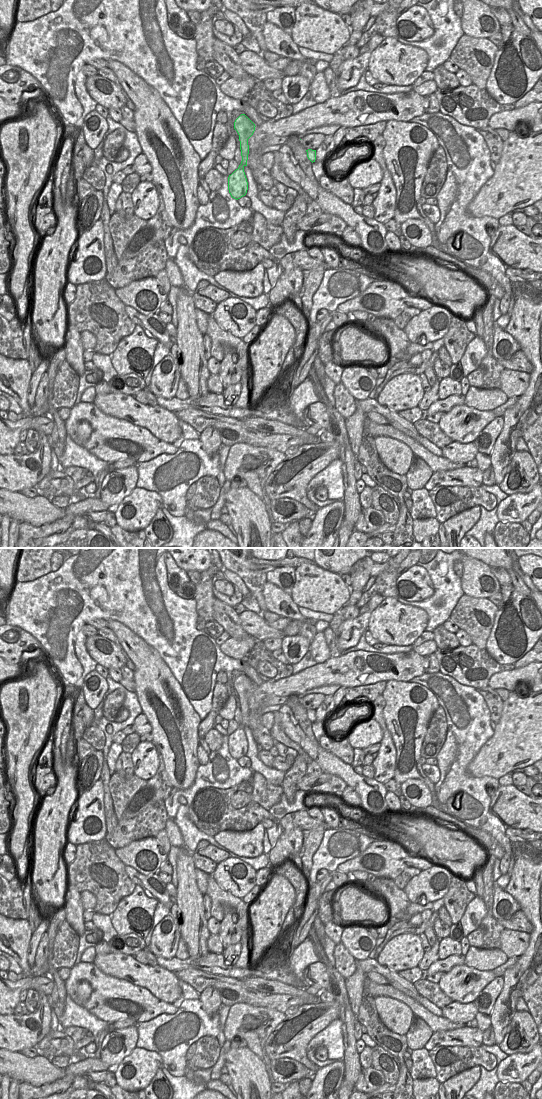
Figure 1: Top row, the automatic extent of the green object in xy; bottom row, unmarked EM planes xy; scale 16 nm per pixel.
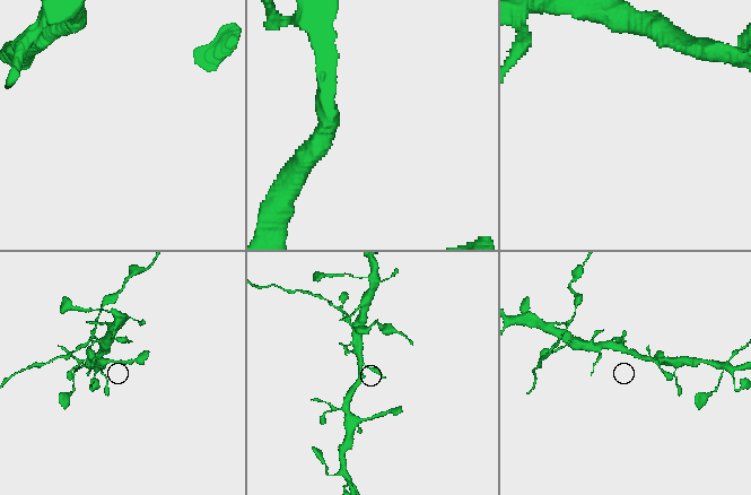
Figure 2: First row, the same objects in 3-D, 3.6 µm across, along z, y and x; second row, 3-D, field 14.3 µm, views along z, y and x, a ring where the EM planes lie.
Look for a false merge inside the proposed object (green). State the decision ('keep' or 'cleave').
keep

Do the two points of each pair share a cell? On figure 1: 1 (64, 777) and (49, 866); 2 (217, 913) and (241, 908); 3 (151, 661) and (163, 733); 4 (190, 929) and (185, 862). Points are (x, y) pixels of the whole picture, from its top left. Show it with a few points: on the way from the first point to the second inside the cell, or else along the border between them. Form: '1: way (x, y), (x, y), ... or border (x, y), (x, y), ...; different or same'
1: way (62, 799), (54, 811), (49, 830), (49, 844); same
2: way (217, 905), (221, 901), (233, 902); same
3: way (151, 679), (145, 695), (156, 715); same
4: way (190, 912), (186, 879); same

